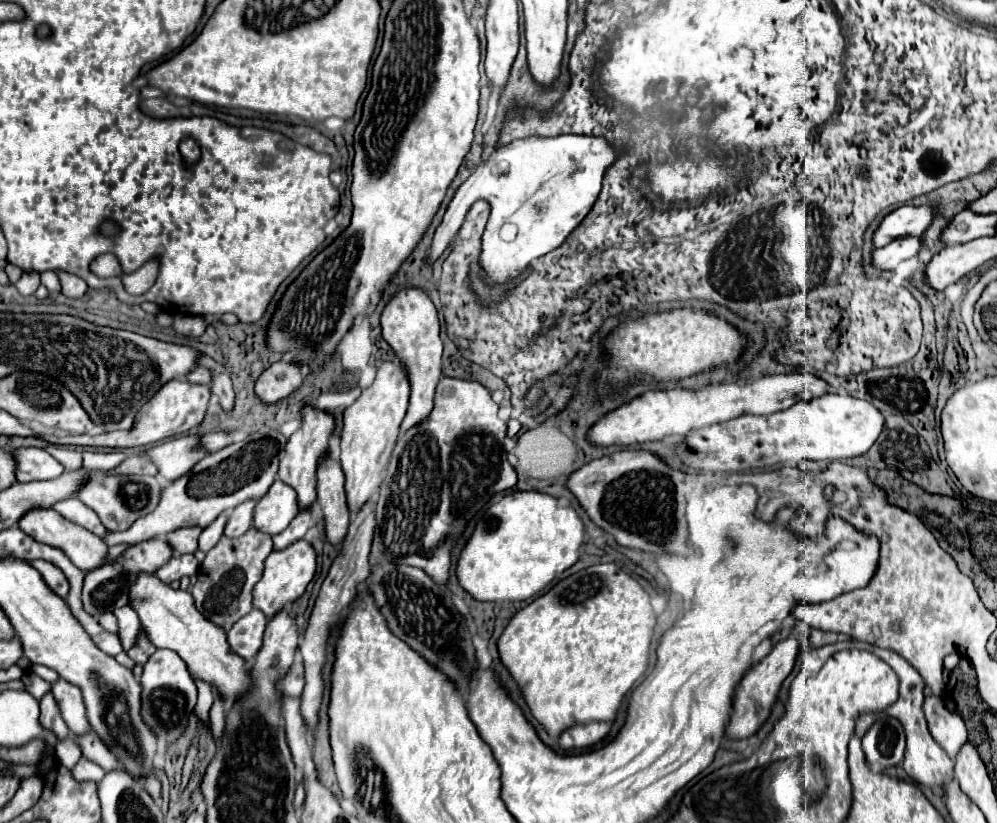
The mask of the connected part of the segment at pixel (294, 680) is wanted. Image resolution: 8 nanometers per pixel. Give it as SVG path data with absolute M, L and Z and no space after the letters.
M301 658L295 660L295 664L291 664L289 672L277 680L275 688L283 694L283 696L301 696L301 688L305 686L303 680L303 666L301 666Z

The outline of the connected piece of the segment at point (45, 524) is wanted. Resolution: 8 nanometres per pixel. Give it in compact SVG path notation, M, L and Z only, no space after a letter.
M47 508L47 510L33 510L29 514L25 514L21 520L19 520L19 528L23 532L27 532L31 538L35 538L37 542L41 544L49 544L49 546L55 546L59 550L63 550L69 560L83 572L91 572L91 570L97 570L105 564L113 564L115 558L109 558L107 556L107 550L109 546L103 542L101 536L95 536L95 534L89 534L85 528L65 520L61 514L53 512L53 508Z

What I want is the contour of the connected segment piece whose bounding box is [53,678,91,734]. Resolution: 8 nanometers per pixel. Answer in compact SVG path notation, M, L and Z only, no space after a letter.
M59 678L53 684L53 694L55 694L55 700L59 704L59 710L61 710L61 716L67 724L67 728L73 734L89 732L91 726L89 726L89 720L85 716L85 704L81 698L81 690Z

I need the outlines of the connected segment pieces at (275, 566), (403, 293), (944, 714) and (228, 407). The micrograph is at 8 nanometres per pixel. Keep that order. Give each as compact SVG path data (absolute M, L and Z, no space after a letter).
M297 540L289 544L283 550L273 550L265 560L263 578L257 582L253 590L253 606L259 608L267 618L275 616L279 610L283 610L287 604L297 600L307 584L313 580L315 574L315 550L307 540Z
M417 286L401 288L385 304L385 308L381 312L381 328L383 328L383 338L397 352L399 360L407 368L409 382L411 382L409 410L407 410L403 422L401 422L401 432L399 432L399 436L403 436L409 428L413 428L415 424L423 422L431 414L435 388L437 388L437 384L441 380L441 352L443 352L443 344L441 344L441 338L439 338L437 308L433 306L433 302L425 294L425 290L421 290Z
M927 696L923 704L923 712L929 722L931 736L941 744L941 748L949 754L949 758L955 760L961 744L967 740L965 722L957 712L945 708L939 696Z
M203 356L203 360L201 360L199 364L201 364L201 366L207 366L207 368L213 370L211 392L217 396L219 406L221 406L225 412L231 412L231 410L233 410L235 392L233 392L233 386L231 386L231 380L229 380L229 374L227 374L225 366L221 366L219 362L215 362L215 360L209 358L209 356Z

